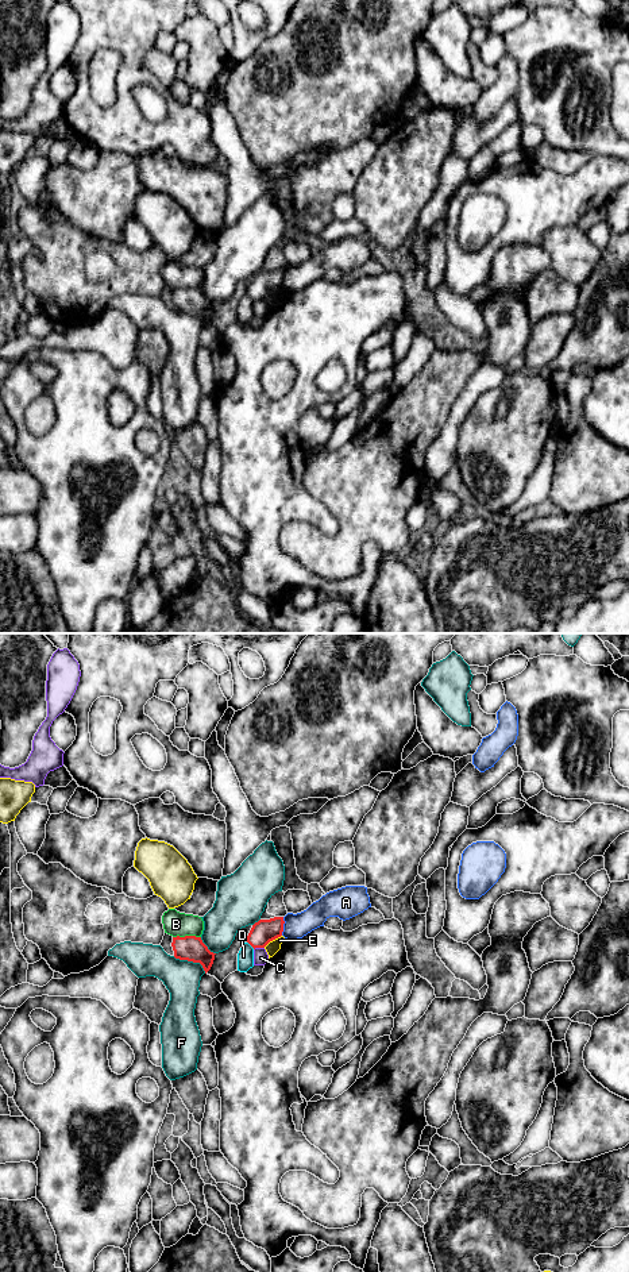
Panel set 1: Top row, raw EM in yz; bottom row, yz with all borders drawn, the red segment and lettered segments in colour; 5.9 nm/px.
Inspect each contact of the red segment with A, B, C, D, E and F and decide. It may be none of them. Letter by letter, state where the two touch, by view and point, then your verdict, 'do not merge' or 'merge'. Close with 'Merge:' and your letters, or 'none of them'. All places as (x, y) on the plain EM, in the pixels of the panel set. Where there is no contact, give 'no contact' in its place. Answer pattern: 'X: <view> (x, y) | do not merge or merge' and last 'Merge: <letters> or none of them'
A: yz (282, 278) | do not merge
B: yz (186, 288) | do not merge
C: yz (258, 299) | do not merge
D: yz (251, 297) | do not merge
E: yz (271, 292) | do not merge
F: yz (190, 312) | do not merge
Merge: none of them

